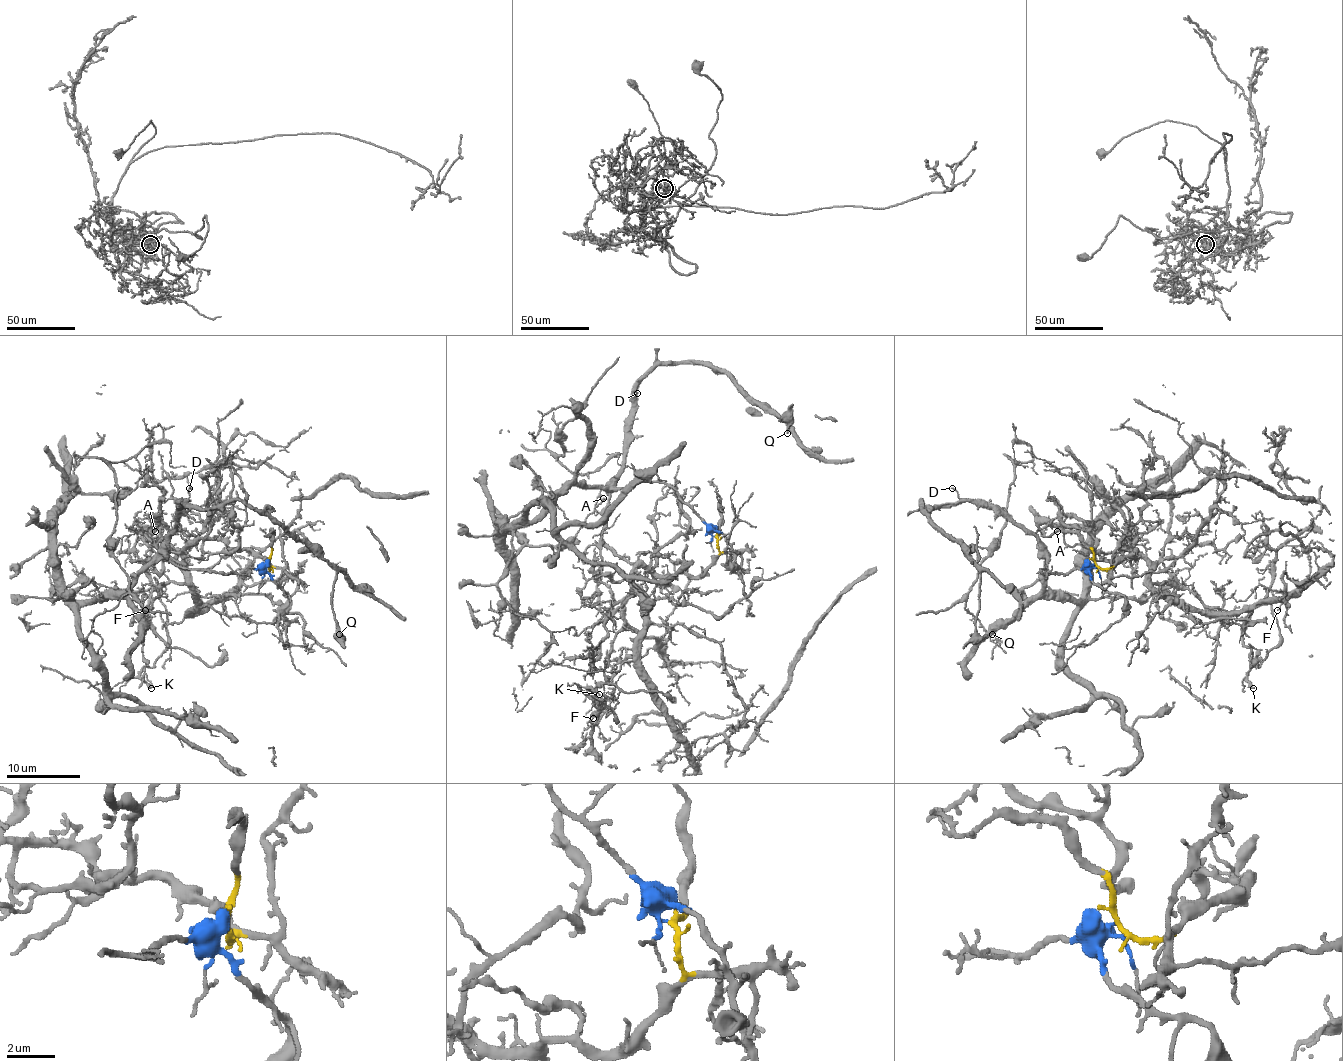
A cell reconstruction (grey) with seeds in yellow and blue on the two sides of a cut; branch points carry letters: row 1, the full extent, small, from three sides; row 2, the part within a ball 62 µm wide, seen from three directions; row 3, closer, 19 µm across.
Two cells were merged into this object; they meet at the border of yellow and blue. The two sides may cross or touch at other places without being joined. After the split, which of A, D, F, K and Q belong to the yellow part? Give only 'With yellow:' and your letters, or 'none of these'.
With yellow: A, F, K

